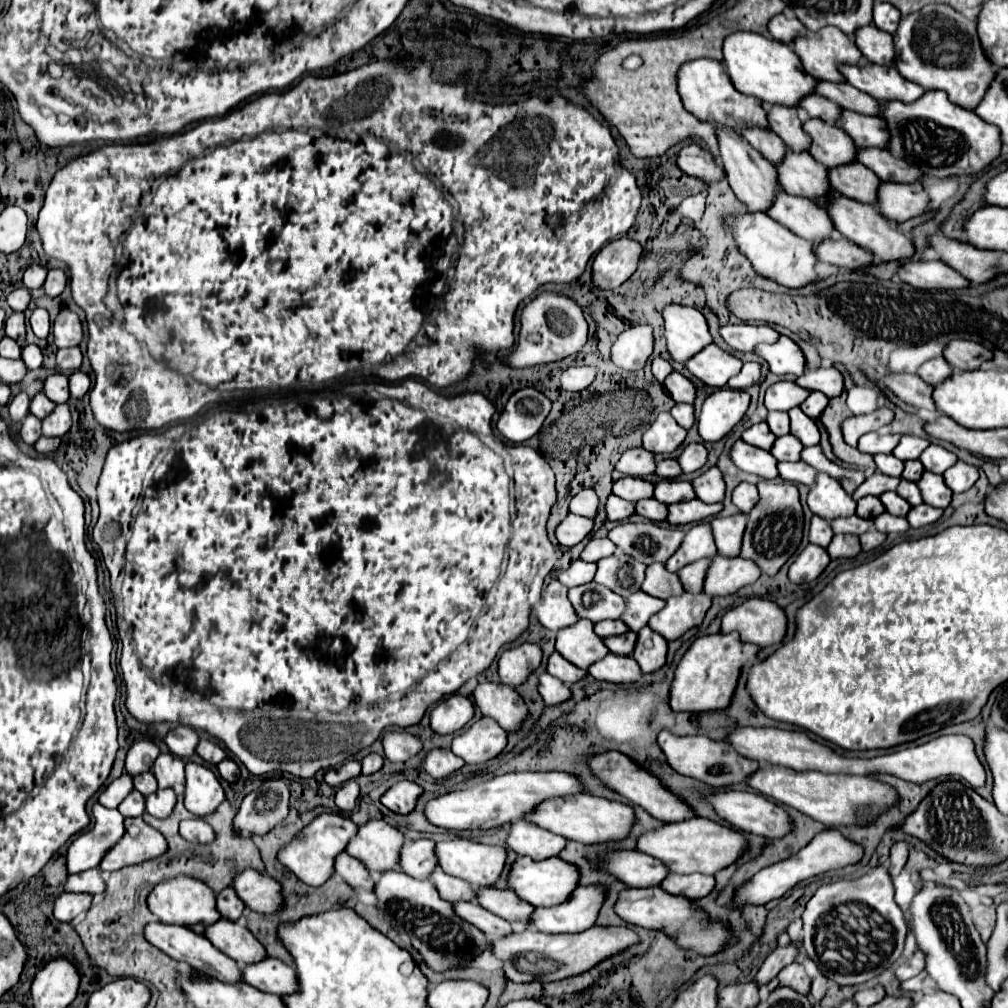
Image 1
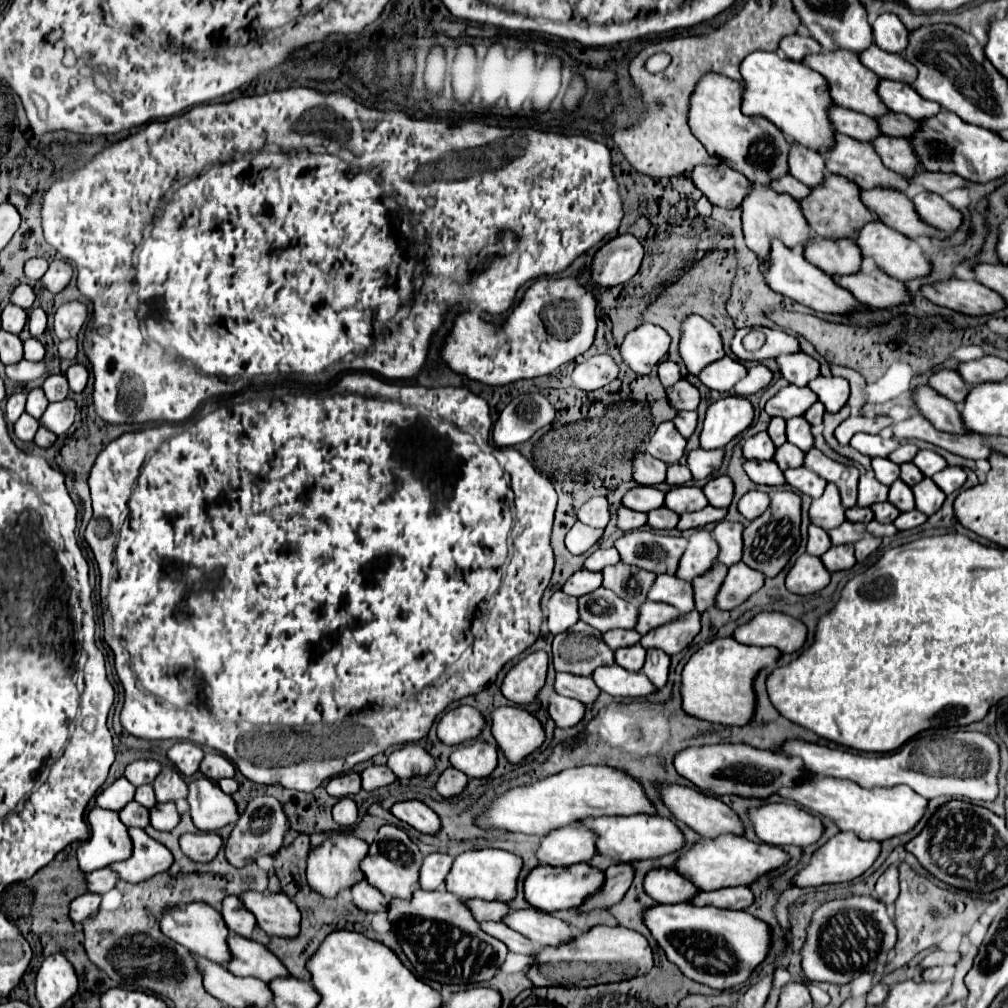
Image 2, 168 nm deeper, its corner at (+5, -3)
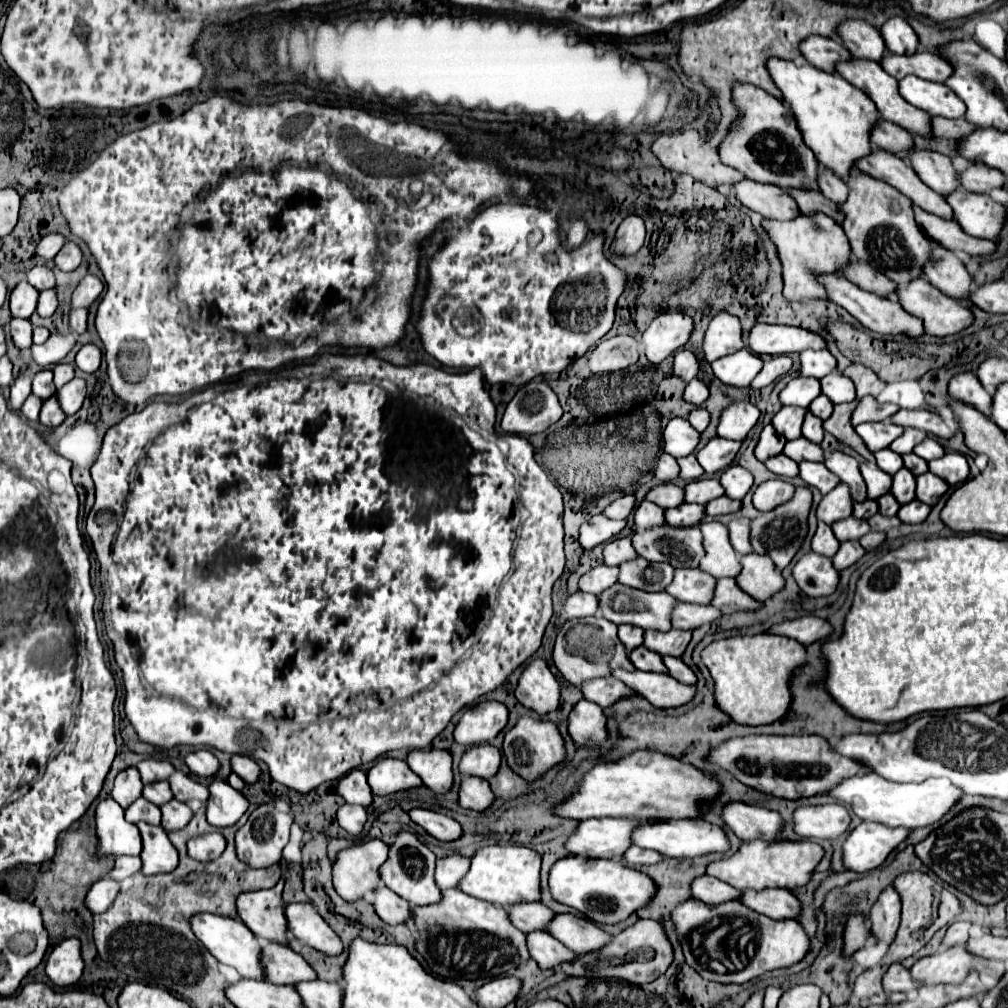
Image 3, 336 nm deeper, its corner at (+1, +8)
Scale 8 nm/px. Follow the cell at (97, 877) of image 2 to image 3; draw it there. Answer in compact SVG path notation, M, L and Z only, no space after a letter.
M116 857L114 861L114 869L108 873L112 879L122 881L134 873L140 871L140 857Z

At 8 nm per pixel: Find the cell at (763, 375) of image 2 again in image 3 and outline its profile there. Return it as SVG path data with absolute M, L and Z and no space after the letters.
M778 355L778 357L772 357L764 363L762 371L758 373L758 377L754 377L754 381L750 383L752 389L762 389L766 385L770 385L774 379L778 379L780 375L784 375L788 369L792 367L792 359L786 357L786 355Z

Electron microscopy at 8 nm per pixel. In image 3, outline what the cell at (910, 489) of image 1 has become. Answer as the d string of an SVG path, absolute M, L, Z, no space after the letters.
M900 469L896 475L894 475L894 483L892 483L892 489L890 493L898 499L898 503L910 503L916 499L916 479L910 471L906 469Z

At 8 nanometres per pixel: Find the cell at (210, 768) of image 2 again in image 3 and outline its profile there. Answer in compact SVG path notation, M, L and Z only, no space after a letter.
M232 755L230 759L230 767L236 775L240 775L246 783L254 783L260 777L260 767L256 765L254 759L244 757L244 755Z

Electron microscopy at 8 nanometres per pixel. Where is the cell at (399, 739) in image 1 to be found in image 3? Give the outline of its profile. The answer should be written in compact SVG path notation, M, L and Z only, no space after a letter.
M412 749L406 757L408 767L436 793L452 787L452 757L442 749Z

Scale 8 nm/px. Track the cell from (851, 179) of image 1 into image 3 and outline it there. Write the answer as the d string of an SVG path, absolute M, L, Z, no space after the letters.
M914 207L914 219L922 227L922 231L936 243L940 243L946 249L958 249L968 255L988 255L994 251L994 243L988 239L978 239L972 235L966 235L962 227L958 227L952 219L942 219L938 215L930 215L922 211L920 207Z

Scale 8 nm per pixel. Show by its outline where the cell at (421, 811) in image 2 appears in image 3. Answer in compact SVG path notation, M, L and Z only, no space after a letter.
M414 807L410 809L410 819L414 823L418 823L420 827L424 827L432 837L440 839L440 841L454 841L462 835L460 823L448 815L436 813L432 809L422 809L422 807Z

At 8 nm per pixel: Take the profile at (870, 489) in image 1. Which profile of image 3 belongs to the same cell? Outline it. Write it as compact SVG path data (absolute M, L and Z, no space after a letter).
M864 461L860 465L860 471L862 471L862 477L866 481L866 487L868 487L868 499L878 499L882 495L886 495L892 487L892 477L888 473L884 473L874 461Z

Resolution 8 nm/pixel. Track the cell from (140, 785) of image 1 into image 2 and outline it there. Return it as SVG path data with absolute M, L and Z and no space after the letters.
M150 784L136 788L136 798L134 798L134 800L136 800L138 804L146 806L146 808L154 808L154 804L158 804L158 800L156 800L154 790L152 790L152 786L150 786Z

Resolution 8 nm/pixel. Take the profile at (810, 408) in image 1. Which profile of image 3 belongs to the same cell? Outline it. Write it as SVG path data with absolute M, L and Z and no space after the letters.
M818 395L818 397L810 403L808 409L810 409L818 419L824 421L824 419L828 419L828 417L832 415L832 407L834 407L834 405L830 403L830 399L828 399L826 395Z

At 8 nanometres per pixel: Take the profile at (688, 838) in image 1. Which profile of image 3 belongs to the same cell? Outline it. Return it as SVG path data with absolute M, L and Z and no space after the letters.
M752 839L752 841L742 841L738 853L732 855L722 855L716 861L710 861L706 865L706 873L730 883L738 891L744 889L764 889L764 887L800 887L804 885L818 861L822 859L824 851L818 843L814 841L762 841L762 839Z

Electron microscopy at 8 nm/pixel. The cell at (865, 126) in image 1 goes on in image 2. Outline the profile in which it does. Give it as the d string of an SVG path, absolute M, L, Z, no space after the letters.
M878 136L872 142L874 150L882 158L882 164L906 178L912 178L920 172L918 156L914 154L912 146L904 138L890 138L890 136Z

